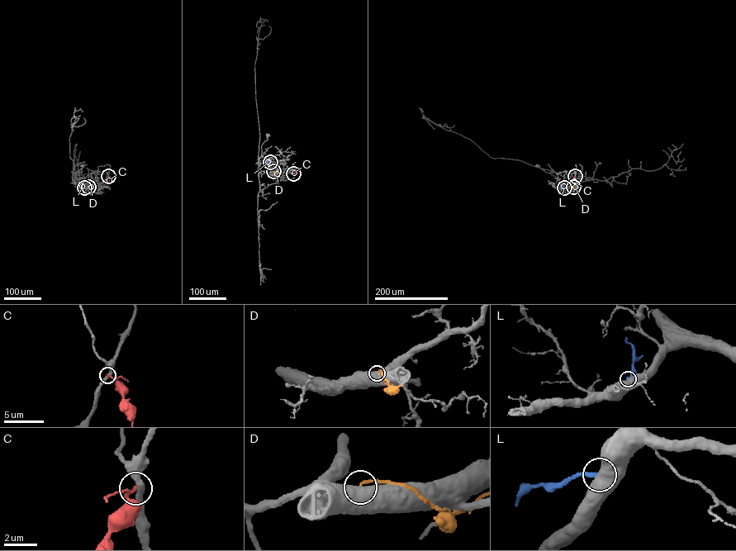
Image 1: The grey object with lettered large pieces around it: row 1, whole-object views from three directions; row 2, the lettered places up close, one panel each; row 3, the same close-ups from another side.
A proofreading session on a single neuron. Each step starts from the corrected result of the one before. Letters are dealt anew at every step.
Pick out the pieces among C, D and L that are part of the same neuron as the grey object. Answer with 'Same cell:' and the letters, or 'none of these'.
Same cell: none of these

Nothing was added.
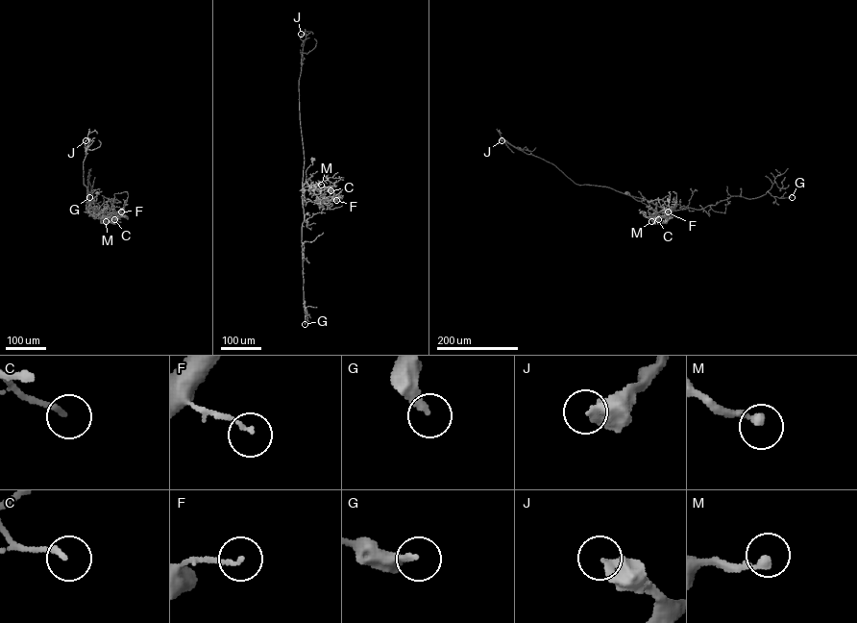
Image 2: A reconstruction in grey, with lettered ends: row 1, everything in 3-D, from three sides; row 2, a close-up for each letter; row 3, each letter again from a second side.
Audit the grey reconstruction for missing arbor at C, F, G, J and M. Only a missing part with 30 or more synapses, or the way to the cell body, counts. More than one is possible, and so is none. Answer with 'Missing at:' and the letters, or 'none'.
Missing at: J

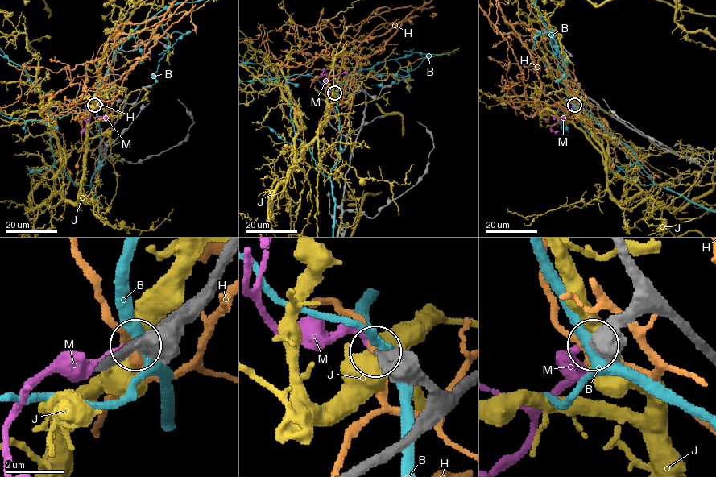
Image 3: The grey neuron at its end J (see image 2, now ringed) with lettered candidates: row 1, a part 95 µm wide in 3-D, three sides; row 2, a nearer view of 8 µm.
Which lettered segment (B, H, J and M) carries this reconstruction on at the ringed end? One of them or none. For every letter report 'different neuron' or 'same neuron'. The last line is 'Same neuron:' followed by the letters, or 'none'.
B: different neuron
H: different neuron
J: different neuron
M: same neuron
Same neuron: M

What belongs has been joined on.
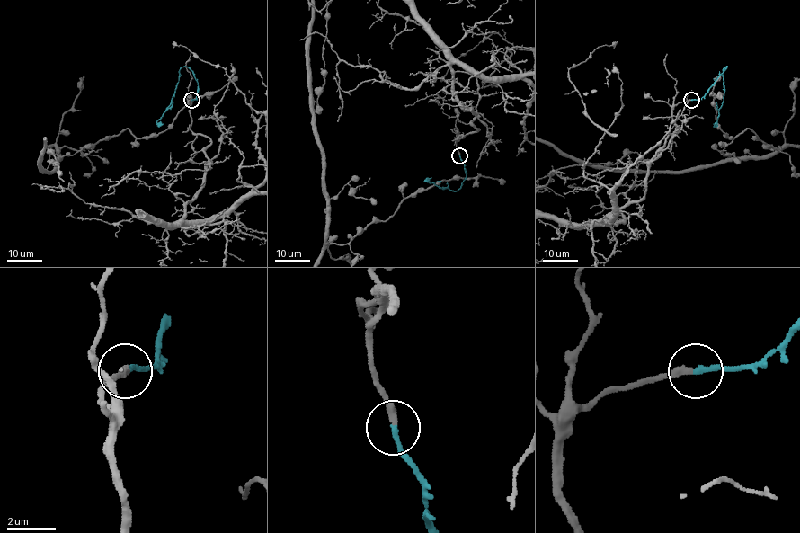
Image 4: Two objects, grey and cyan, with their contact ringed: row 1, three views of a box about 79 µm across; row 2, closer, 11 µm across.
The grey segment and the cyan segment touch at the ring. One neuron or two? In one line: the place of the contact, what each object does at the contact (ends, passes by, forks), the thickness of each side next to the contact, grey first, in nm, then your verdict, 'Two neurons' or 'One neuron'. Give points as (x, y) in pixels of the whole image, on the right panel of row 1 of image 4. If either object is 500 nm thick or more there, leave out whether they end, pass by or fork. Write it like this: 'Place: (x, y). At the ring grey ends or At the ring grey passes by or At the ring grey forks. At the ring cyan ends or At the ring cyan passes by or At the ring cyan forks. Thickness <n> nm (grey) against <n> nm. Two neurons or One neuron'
Place: (691, 100). At the ring grey ends. At the ring cyan ends. Thickness 320 nm (grey) against 240 nm. One neuron

